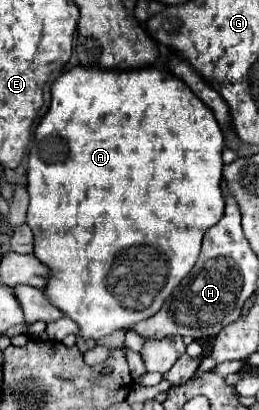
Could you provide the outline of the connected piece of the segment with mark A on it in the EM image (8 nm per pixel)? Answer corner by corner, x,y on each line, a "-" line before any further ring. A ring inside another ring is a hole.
75,67
53,83
51,87
51,107
47,115
35,129
35,141
29,149
27,158
27,191
29,194
29,213
27,225
35,235
35,255
41,263
49,267
49,279
45,285
45,297
73,319
79,327
79,337
83,339
101,339
117,329
129,329
131,325
153,317
161,309
163,301
173,293
181,279
193,269
199,251
201,239
209,227
213,227
225,211
225,199
221,193
221,151
223,151
223,133
213,111
175,75
159,71
155,67
141,69
85,69

